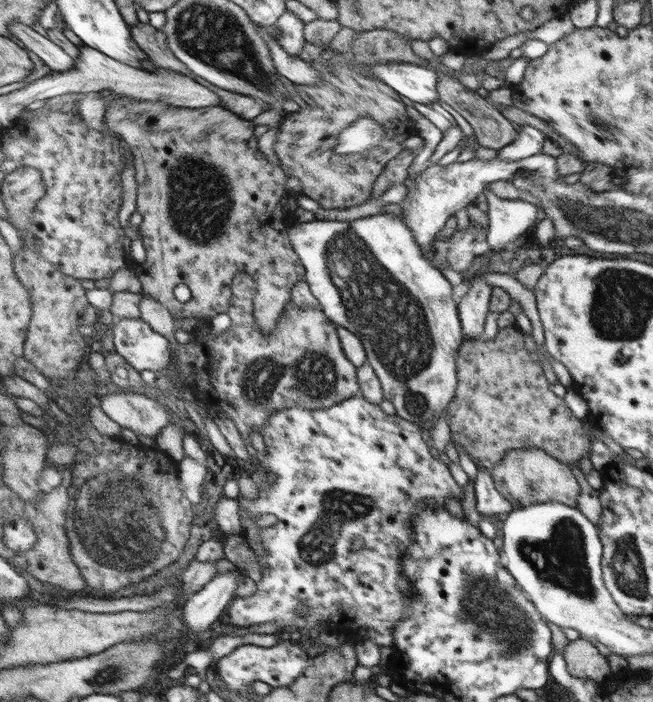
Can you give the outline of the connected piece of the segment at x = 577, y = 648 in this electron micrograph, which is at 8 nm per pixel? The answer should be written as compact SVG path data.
M582 638L570 642L564 648L563 658L573 677L601 683L612 674L607 658L602 656L591 642Z

